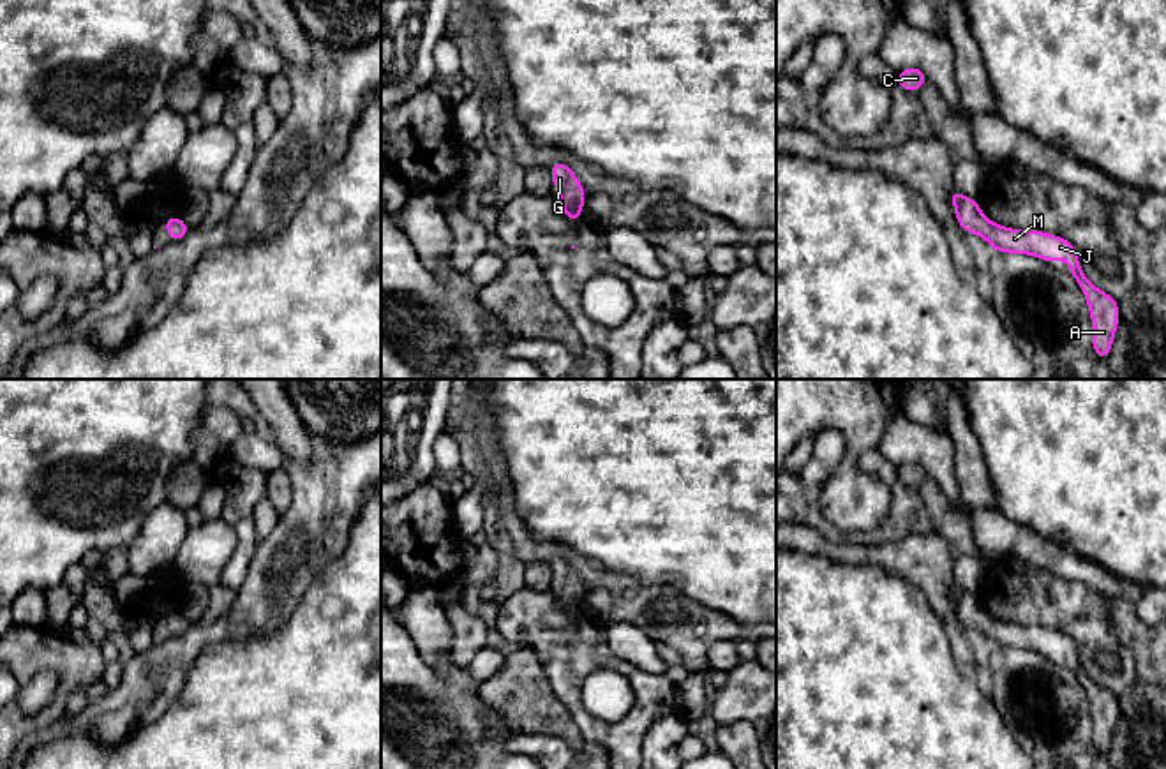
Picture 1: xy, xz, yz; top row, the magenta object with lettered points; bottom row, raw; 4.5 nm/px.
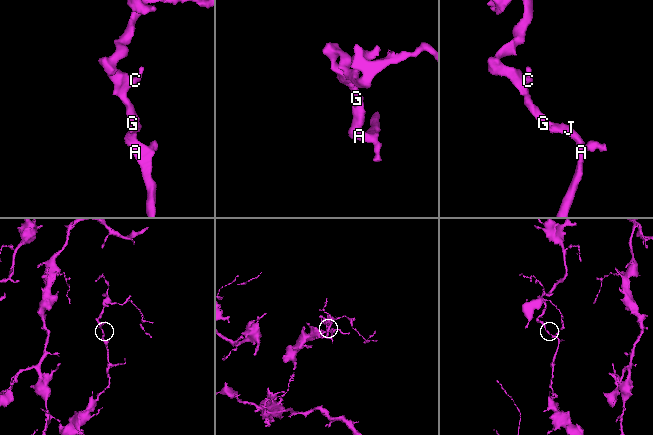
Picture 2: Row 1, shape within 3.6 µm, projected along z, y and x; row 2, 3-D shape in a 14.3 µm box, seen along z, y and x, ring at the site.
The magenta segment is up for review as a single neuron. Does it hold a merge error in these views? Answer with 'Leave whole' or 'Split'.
Leave whole

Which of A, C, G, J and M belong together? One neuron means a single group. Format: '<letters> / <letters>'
A C G J M

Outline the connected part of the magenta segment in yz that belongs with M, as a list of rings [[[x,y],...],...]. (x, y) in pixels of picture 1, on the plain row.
[[[956,584],[951,587],[951,596],[960,623],[965,628],[979,630],[995,647],[1028,649],[1046,658],[1069,656],[1067,667],[1080,679],[1088,698],[1095,753],[1108,753],[1118,721],[1118,697],[1085,672],[1074,640],[1067,633],[1043,628],[1041,624],[1020,626],[995,619],[983,608],[975,594],[960,589]]]

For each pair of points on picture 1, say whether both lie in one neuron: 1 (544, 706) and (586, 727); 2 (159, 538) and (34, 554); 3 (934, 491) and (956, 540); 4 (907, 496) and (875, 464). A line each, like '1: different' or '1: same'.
1: different
2: different
3: same
4: same

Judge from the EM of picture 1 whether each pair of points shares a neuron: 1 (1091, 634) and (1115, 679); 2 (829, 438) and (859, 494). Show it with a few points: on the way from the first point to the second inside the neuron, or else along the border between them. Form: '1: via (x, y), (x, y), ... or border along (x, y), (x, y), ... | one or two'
1: via (1091, 648), (1091, 664), (1101, 674) | one
2: border along (835, 427), (844, 438), (844, 457), (821, 496) | two

